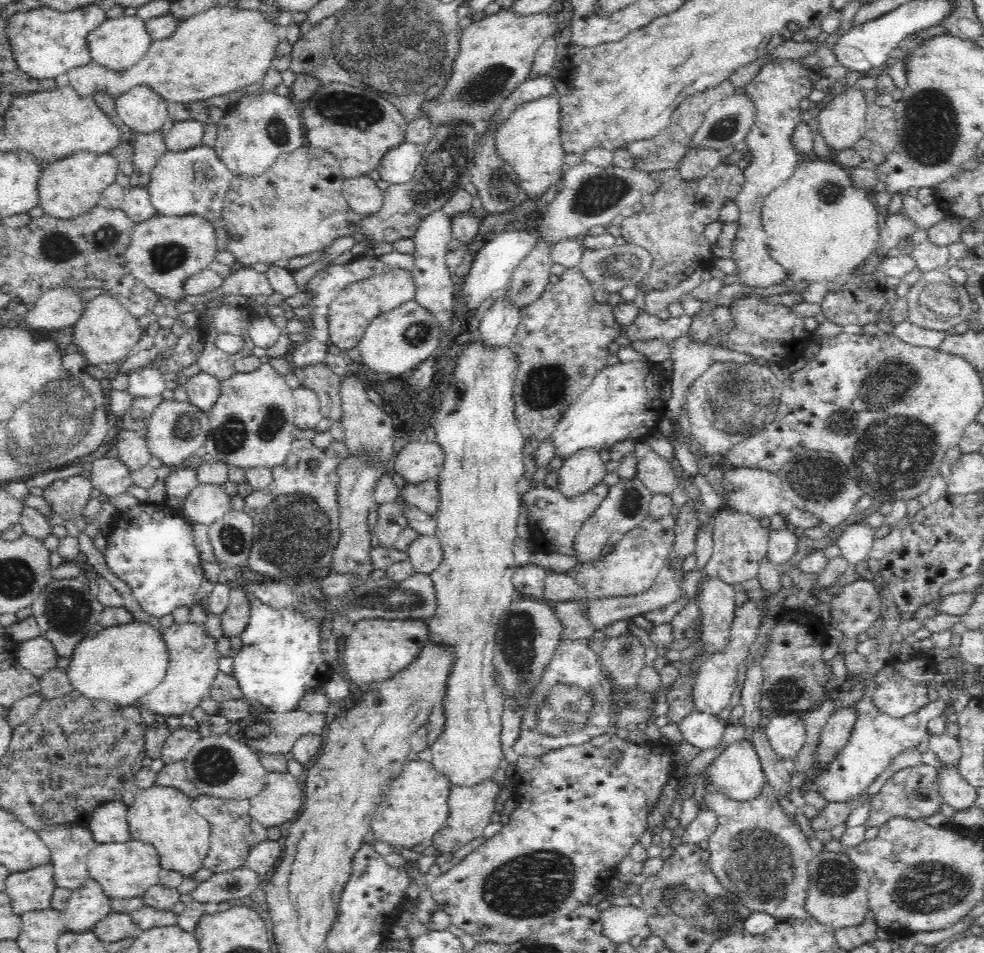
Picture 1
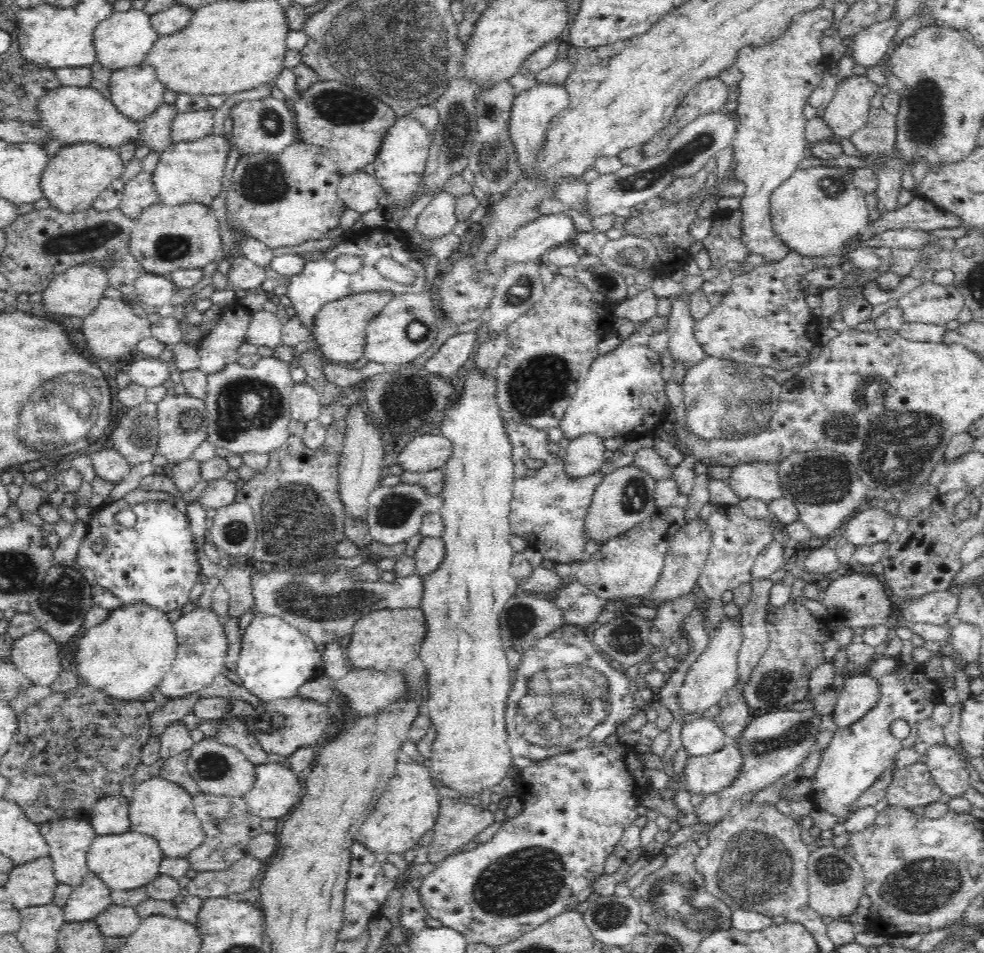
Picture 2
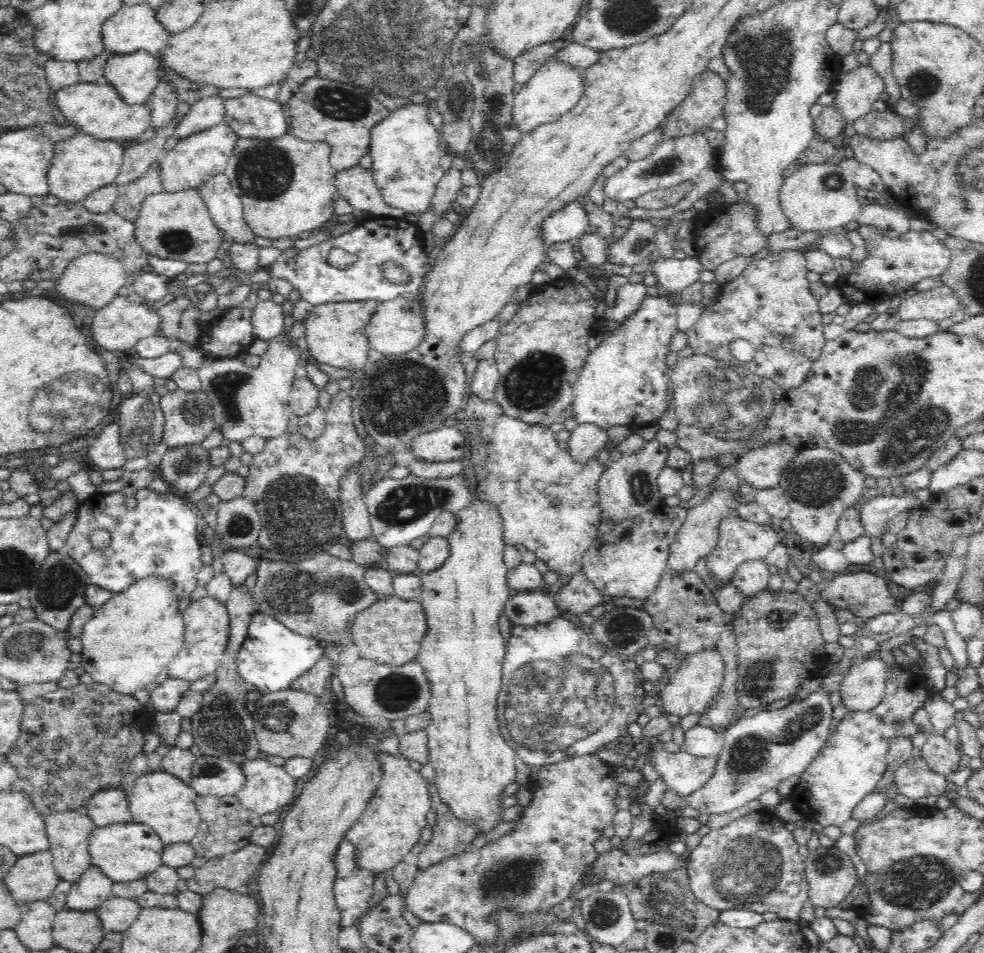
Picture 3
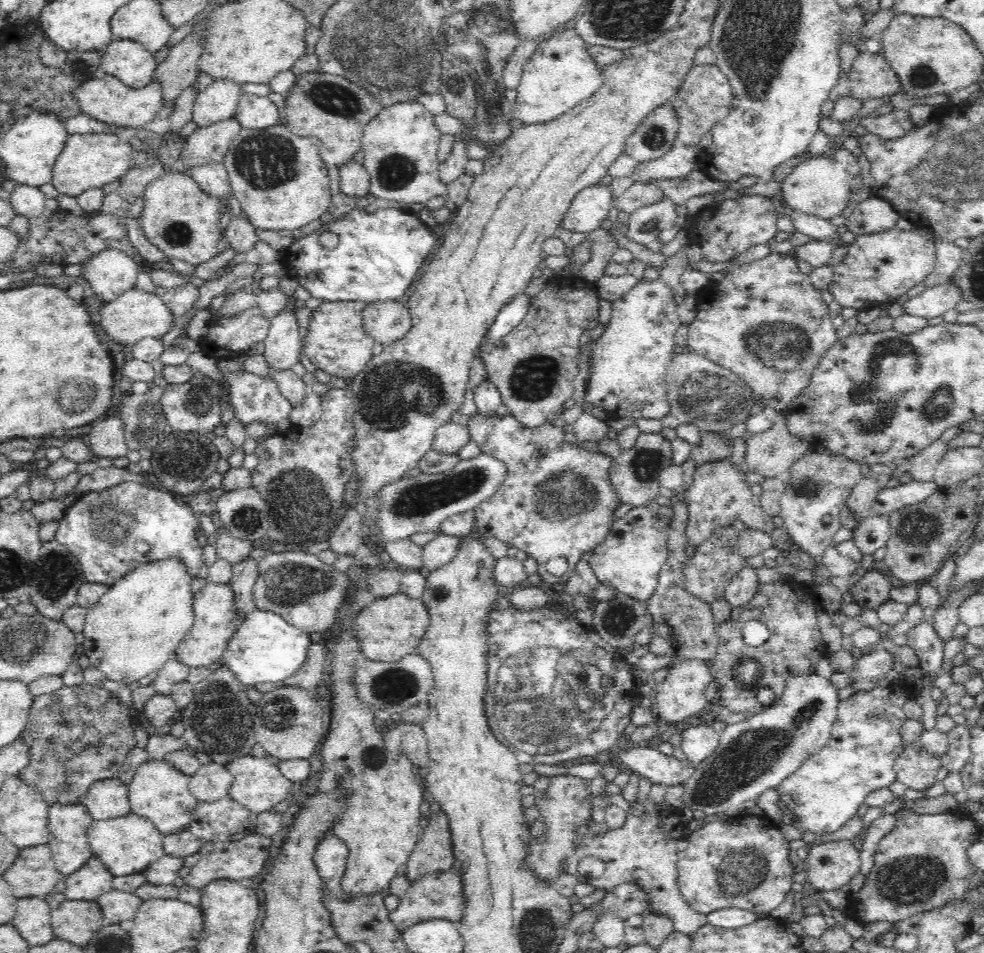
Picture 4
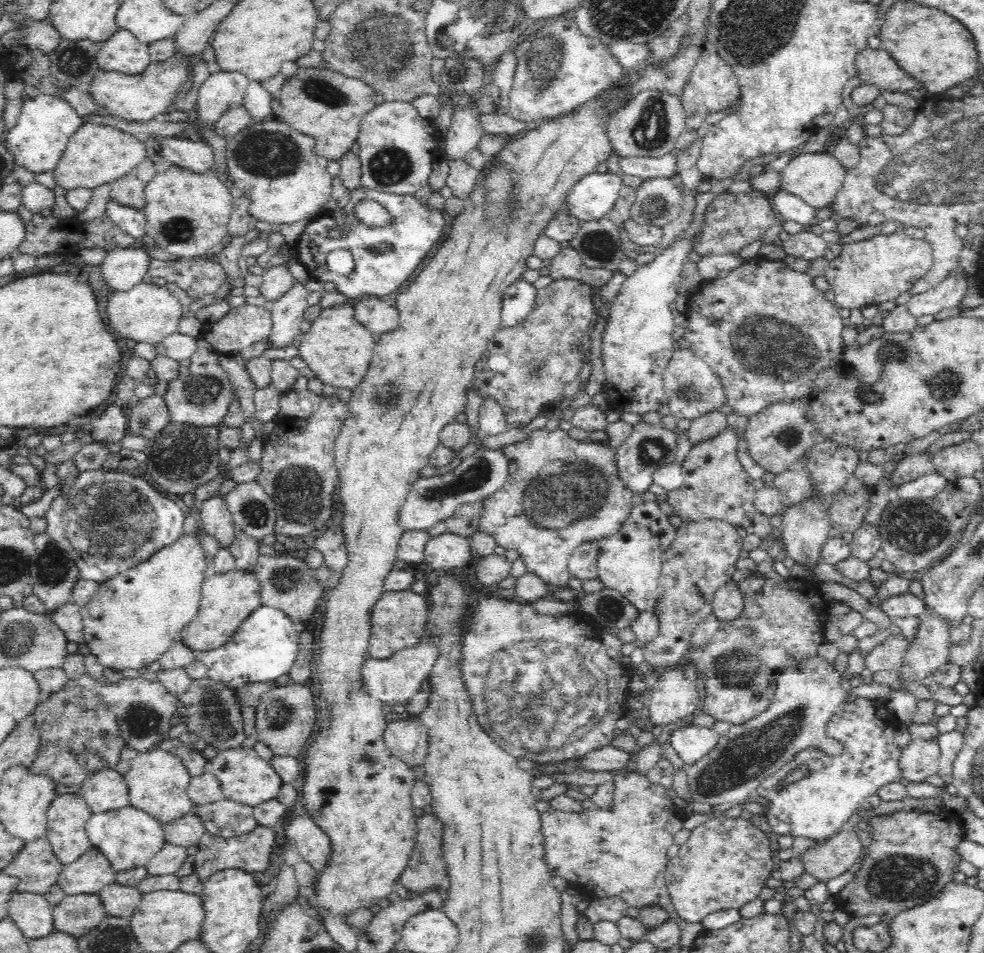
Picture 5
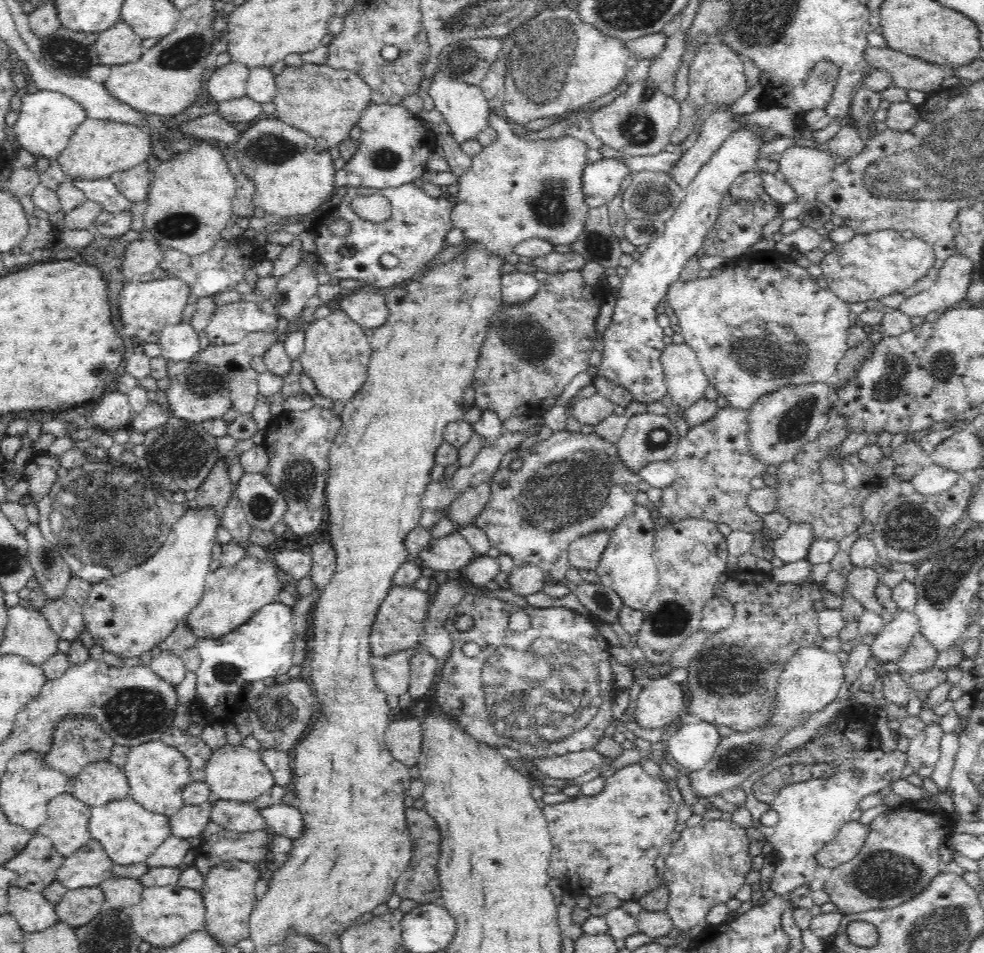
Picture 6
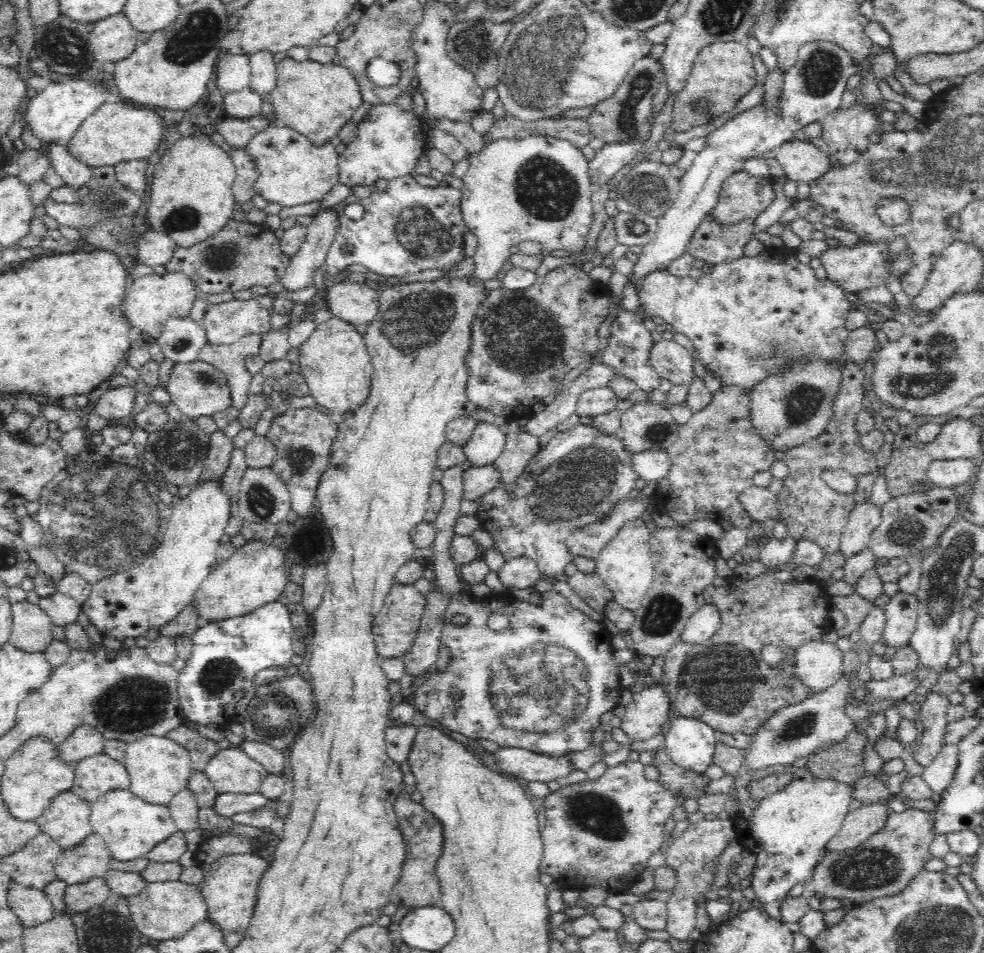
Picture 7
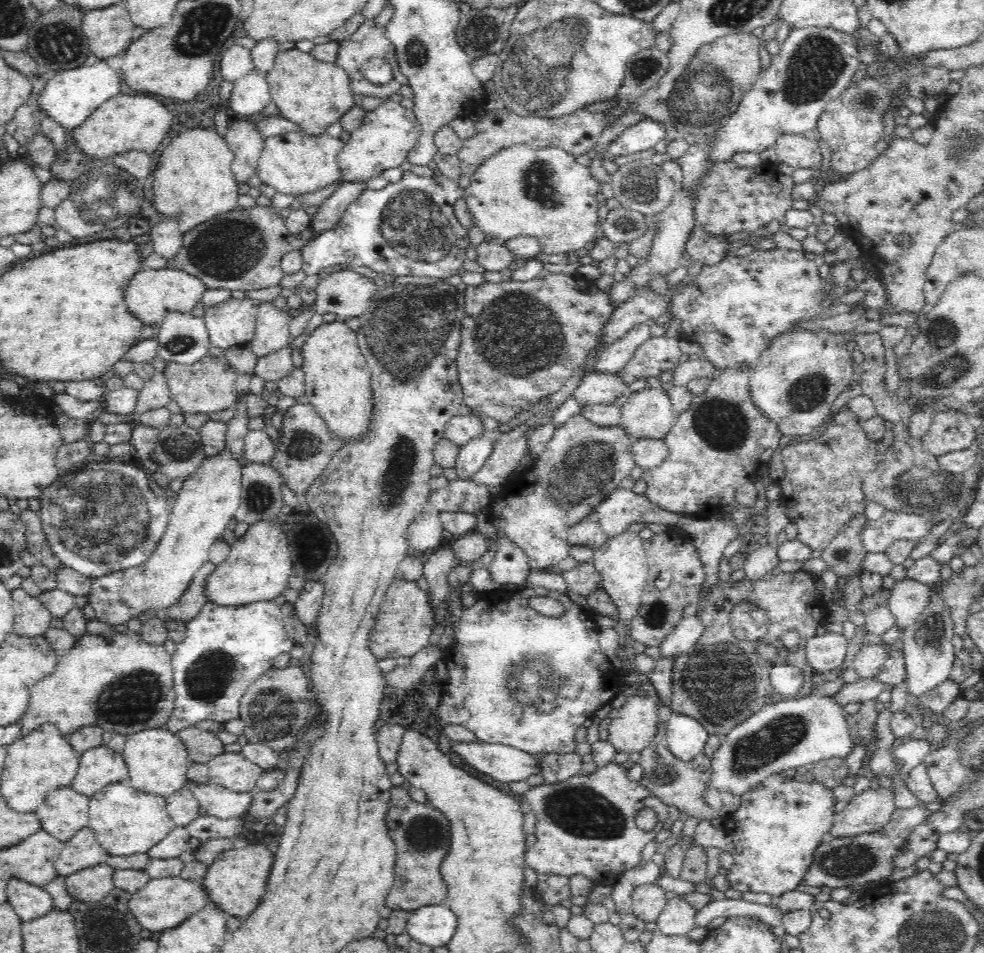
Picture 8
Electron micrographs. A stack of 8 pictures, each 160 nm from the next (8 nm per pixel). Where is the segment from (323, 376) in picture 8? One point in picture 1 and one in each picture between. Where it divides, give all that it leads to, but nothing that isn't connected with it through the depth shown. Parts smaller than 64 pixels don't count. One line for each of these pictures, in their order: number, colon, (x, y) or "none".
1: (358, 303)
2: (340, 326)
3: (335, 332)
4: (336, 342)
5: (338, 348)
6: (336, 355)
7: (335, 361)

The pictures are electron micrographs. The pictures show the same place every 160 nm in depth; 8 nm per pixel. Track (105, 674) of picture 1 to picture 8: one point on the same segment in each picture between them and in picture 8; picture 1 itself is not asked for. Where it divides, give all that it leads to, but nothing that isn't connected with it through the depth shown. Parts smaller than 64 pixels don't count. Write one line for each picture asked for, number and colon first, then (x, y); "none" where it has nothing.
2: (126, 656)
3: (132, 639)
4: (133, 630)
5: (134, 618)
6: (129, 614)
7: (126, 605)
8: (208, 500)

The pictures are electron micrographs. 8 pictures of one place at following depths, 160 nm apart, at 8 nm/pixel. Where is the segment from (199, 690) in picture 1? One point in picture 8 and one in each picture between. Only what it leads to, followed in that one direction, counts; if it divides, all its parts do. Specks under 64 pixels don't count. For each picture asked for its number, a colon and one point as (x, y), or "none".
2: (202, 645)
3: (206, 621)
4: (214, 625)
5: (226, 600)
6: (232, 595)
7: (255, 575)
8: (258, 568)

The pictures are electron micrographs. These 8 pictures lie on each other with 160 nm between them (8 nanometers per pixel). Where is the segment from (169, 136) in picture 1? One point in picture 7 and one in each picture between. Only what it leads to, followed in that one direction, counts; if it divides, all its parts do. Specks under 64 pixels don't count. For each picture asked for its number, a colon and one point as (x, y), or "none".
2: (187, 126)
3: (209, 112)
4: (216, 103)
5: (222, 91)
6: (228, 83)
7: (233, 71)

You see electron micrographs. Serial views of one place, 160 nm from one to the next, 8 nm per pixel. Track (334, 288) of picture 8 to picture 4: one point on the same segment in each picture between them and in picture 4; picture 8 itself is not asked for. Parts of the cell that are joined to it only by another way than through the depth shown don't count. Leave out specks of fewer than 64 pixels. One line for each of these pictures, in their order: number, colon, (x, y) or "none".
4: (388, 322)
5: (379, 315)
6: (369, 309)
7: (358, 303)

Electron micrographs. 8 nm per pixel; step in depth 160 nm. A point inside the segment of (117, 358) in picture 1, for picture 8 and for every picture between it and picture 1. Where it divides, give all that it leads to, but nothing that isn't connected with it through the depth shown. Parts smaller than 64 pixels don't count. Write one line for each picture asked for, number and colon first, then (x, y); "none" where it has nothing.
2: (113, 329)
3: (124, 321)
4: (136, 314)
5: (149, 313)
6: (148, 307)
7: (150, 300)
8: (152, 294)

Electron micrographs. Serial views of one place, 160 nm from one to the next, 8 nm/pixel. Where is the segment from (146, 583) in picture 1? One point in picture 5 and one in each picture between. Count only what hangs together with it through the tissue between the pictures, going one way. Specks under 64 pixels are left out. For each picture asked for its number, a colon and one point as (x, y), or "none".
2: (154, 562)
3: (154, 535)
4: (112, 532)
5: (108, 521)

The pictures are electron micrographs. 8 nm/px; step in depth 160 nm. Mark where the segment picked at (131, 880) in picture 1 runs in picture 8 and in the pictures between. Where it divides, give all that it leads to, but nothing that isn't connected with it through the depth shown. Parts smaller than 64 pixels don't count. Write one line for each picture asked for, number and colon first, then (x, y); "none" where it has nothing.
2: (123, 862)
3: (123, 852)
4: (128, 845)
5: (129, 838)
6: (130, 834)
7: (130, 827)
8: (126, 821)

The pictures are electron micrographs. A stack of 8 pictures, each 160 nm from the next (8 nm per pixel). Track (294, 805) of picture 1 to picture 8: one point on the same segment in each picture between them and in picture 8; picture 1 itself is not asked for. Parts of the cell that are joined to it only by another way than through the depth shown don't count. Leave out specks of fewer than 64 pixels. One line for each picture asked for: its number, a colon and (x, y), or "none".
2: (277, 790)
3: (268, 788)
4: (259, 785)
5: (245, 777)
6: (234, 772)
7: (231, 771)
8: (231, 770)

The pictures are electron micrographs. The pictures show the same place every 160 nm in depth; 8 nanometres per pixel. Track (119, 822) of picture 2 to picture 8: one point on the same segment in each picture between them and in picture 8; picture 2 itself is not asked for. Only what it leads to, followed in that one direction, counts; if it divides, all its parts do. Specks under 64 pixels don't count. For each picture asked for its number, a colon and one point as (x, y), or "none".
3: (104, 808)
4: (107, 799)
5: (107, 791)
6: (102, 782)
7: (96, 775)
8: (98, 767)

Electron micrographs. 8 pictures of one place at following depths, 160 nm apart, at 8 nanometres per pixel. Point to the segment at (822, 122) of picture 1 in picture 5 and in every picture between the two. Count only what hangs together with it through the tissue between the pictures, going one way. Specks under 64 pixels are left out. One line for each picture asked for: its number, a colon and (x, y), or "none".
2: (848, 111)
3: (856, 91)
4: (870, 77)
5: (875, 67)

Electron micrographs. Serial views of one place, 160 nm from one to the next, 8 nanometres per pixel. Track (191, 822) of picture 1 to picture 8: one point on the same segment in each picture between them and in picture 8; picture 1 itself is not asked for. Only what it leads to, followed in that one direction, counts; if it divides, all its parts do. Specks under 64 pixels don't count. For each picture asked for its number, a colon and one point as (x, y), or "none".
2: (163, 810)
3: (164, 803)
4: (159, 792)
5: (157, 781)
6: (157, 774)
7: (158, 768)
8: (156, 759)

